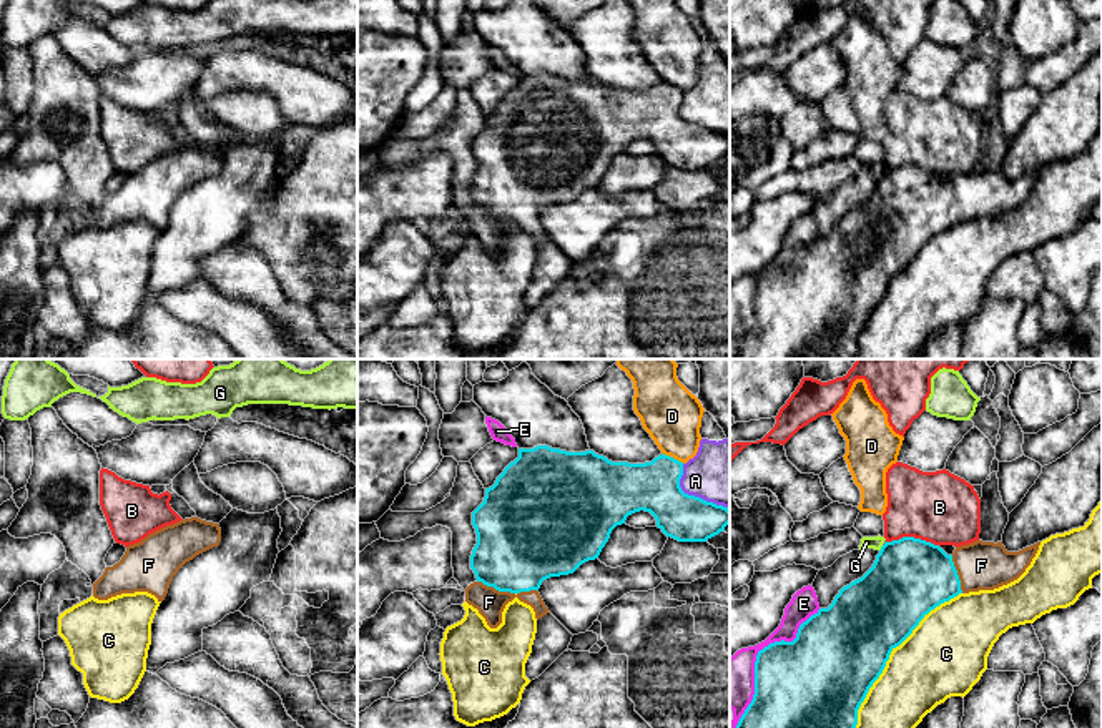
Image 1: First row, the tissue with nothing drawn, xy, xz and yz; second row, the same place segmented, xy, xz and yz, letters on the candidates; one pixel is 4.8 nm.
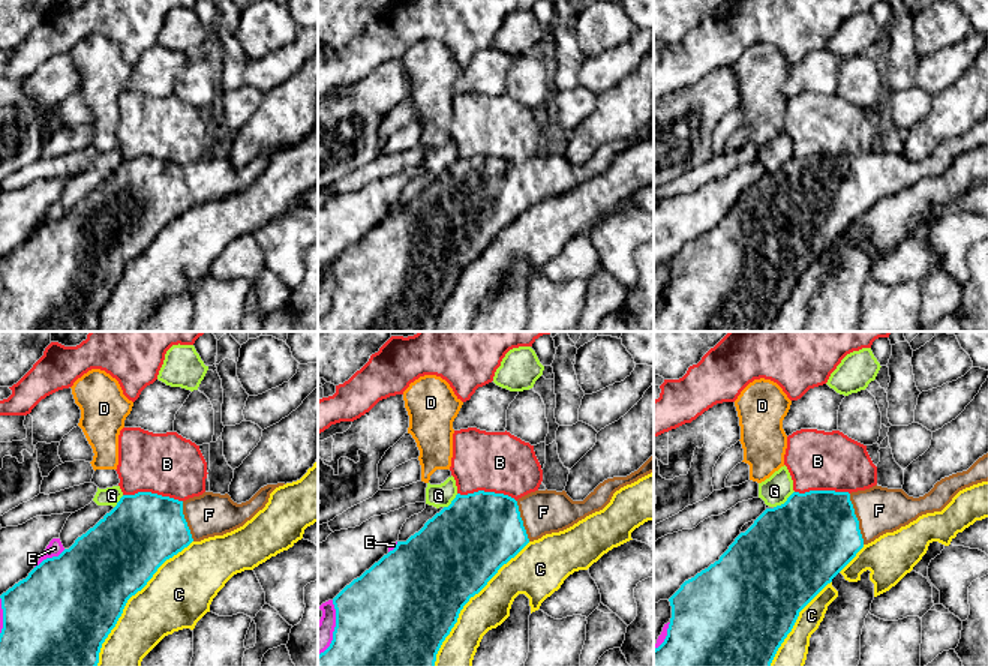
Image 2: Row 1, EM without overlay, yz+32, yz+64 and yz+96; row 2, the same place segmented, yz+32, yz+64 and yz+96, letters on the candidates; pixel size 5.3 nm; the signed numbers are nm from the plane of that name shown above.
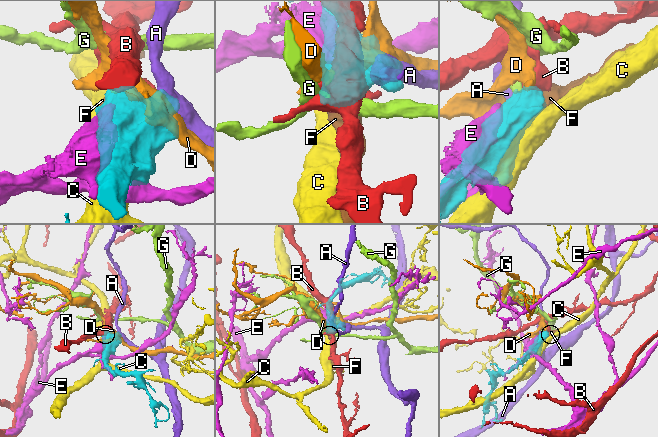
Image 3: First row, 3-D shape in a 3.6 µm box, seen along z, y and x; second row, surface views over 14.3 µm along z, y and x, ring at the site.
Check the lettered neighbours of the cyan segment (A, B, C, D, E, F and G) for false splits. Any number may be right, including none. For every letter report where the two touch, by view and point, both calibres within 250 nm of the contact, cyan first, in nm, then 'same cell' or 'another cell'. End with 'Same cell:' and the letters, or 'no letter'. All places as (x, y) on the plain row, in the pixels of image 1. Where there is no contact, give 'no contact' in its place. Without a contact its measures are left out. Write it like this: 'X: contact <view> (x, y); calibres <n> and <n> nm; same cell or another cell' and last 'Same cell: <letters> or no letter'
A: contact xz (692, 123); calibres 240 and 320 nm; another cell
B: contact yz (913, 165); calibres 380 and 340 nm; another cell
C: contact yz (890, 281); calibres 440 and 380 nm; another cell
D: contact xz (672, 85); calibres 240 and 280 nm; another cell
E: contact yz (757, 285); calibres 440 and 240 nm; another cell
F: contact xz (496, 216); calibres 420 and 140 nm; same cell
G: contact yz (881, 177); calibres 380 and 60 nm; another cell
Same cell: F

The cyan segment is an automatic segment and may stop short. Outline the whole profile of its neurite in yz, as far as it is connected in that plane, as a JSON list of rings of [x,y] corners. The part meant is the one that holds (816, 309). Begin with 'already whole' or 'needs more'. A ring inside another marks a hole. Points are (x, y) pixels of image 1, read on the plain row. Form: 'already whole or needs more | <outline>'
needs more | [[[914,165],[886,170],[873,194],[843,214],[828,236],[803,249],[793,269],[775,269],[758,279],[755,322],[735,359],[853,359],[858,337],[891,279],[919,249],[959,221],[994,218],[1017,208],[1039,173],[1007,180],[1002,170],[976,168],[947,183],[939,173]]]

